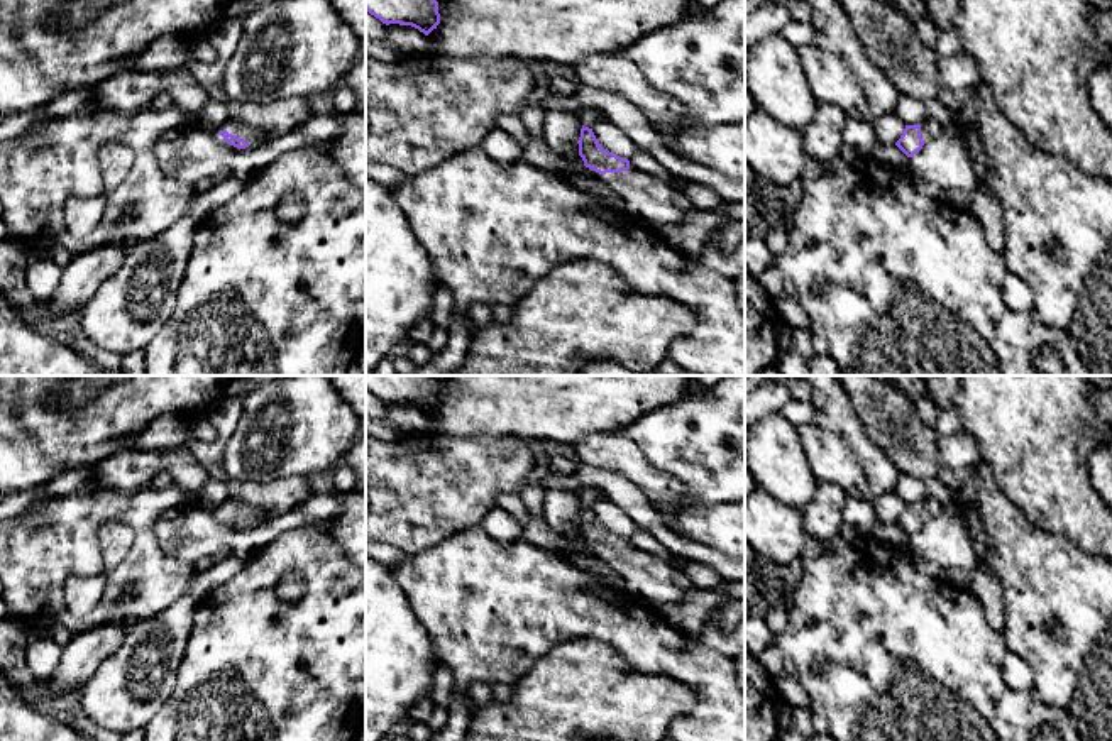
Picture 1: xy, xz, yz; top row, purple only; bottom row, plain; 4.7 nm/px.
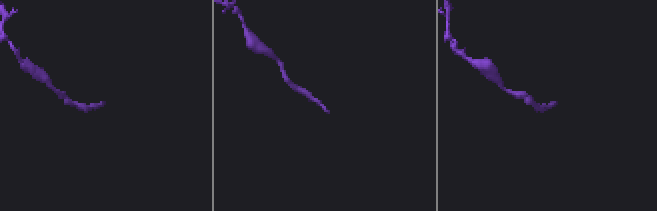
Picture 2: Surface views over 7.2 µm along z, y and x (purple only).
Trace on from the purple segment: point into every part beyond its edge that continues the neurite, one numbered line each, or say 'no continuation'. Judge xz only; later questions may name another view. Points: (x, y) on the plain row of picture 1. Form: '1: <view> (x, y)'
1: xz (652, 581)

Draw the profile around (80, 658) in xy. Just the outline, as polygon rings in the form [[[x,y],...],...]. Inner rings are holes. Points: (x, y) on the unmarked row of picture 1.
[[[118,621],[102,624],[73,636],[59,650],[59,658],[51,680],[46,683],[49,694],[69,694],[85,685],[98,667],[122,645],[127,626]]]

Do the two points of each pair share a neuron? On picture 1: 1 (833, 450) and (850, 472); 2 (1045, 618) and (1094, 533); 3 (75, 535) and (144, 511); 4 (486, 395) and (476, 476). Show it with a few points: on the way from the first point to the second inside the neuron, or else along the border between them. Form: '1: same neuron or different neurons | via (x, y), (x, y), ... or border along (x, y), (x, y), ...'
1: same neuron | via (833, 455), (845, 467)
2: different neurons | border along (1048, 533), (1065, 537), (1094, 555)
3: same neuron | via (92, 518), (99, 511), (127, 511)
4: different neurons | border along (440, 435), (491, 435), (515, 437), (518, 440)

